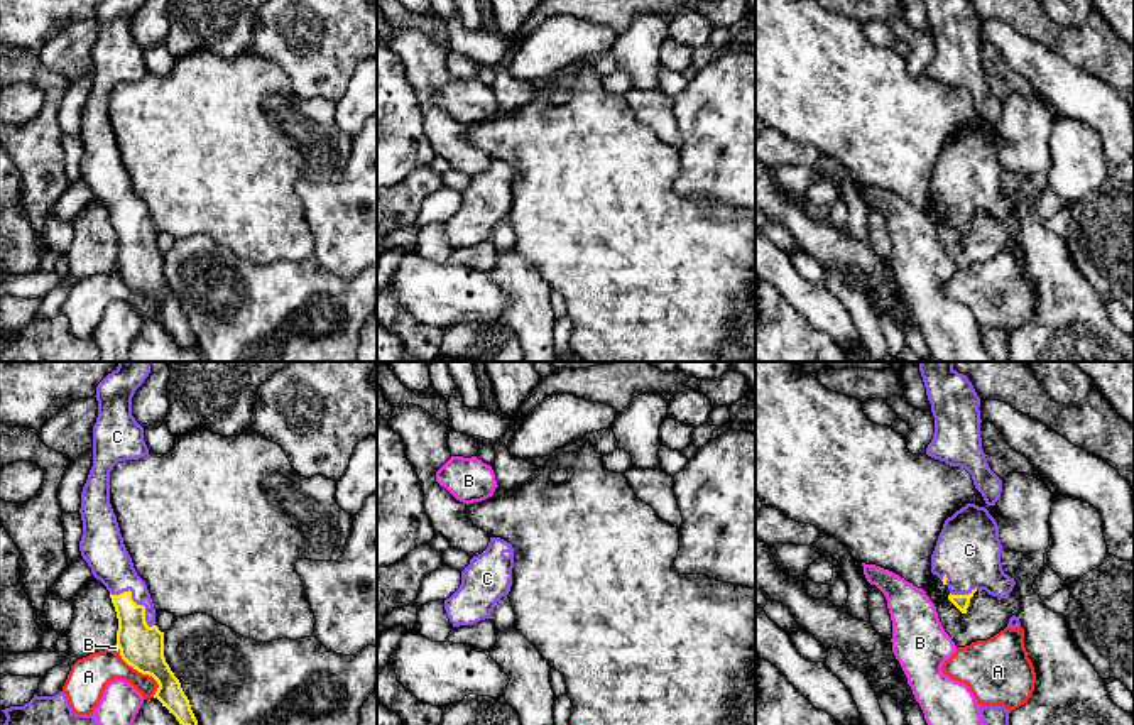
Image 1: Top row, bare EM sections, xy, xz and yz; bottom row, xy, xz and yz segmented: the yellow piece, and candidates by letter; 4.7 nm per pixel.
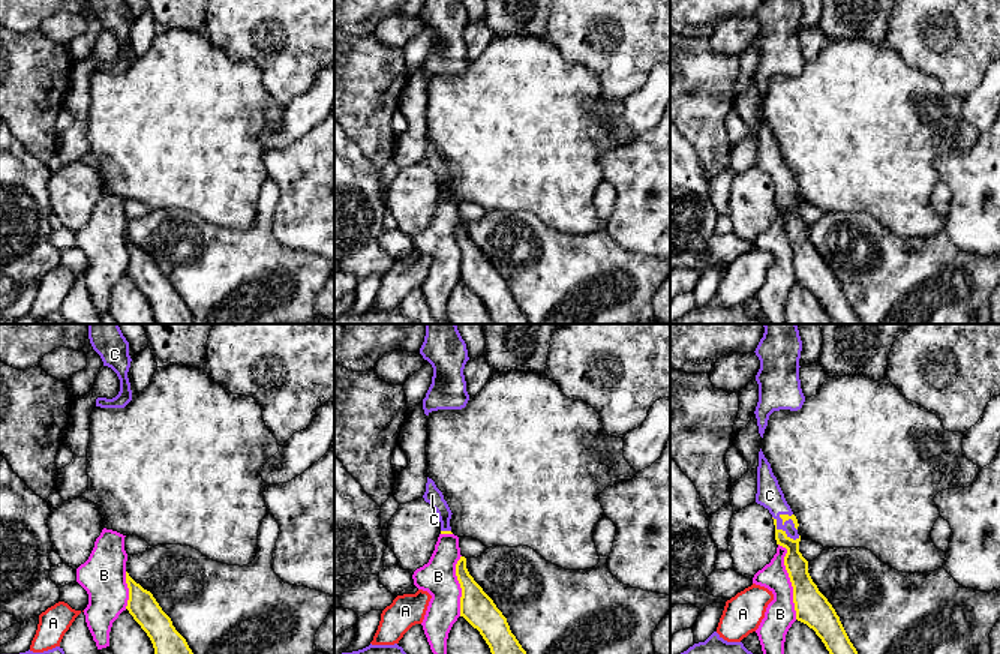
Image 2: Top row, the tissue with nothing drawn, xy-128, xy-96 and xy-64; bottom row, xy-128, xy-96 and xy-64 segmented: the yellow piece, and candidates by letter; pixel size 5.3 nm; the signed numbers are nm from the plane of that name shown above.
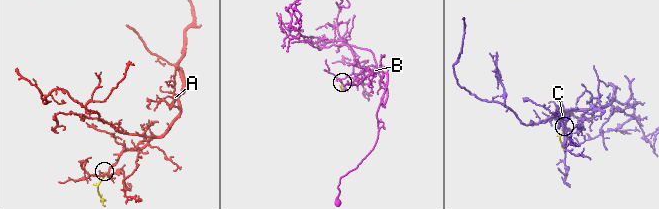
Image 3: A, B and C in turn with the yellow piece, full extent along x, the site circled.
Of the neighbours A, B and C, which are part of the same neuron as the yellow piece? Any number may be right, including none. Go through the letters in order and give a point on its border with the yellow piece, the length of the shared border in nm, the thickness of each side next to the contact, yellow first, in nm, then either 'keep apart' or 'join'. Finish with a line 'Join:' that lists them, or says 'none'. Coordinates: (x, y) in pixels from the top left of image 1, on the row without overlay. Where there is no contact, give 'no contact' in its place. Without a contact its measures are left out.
A: xy (146, 294) | 260 nm | 200/170 nm | keep apart
B: xy (119, 269) | 50 nm | 200/30 nm | keep apart
C: xy (136, 225) | 280 nm | 200/200 nm | join
Join: C

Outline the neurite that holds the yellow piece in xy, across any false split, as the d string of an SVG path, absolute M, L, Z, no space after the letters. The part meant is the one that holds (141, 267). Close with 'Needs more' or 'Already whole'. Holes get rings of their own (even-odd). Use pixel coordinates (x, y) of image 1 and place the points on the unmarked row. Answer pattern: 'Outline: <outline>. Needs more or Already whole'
Outline: M103 0L96 8L98 39L93 47L93 88L81 113L83 157L79 172L91 194L110 213L118 240L117 267L122 281L142 296L152 297L159 309L154 316L183 348L198 350L179 301L164 279L164 253L155 247L155 230L145 203L137 196L132 179L123 166L117 137L110 125L110 93L118 83L137 81L149 76L144 49L132 37L132 19L145 0Z. Needs more

